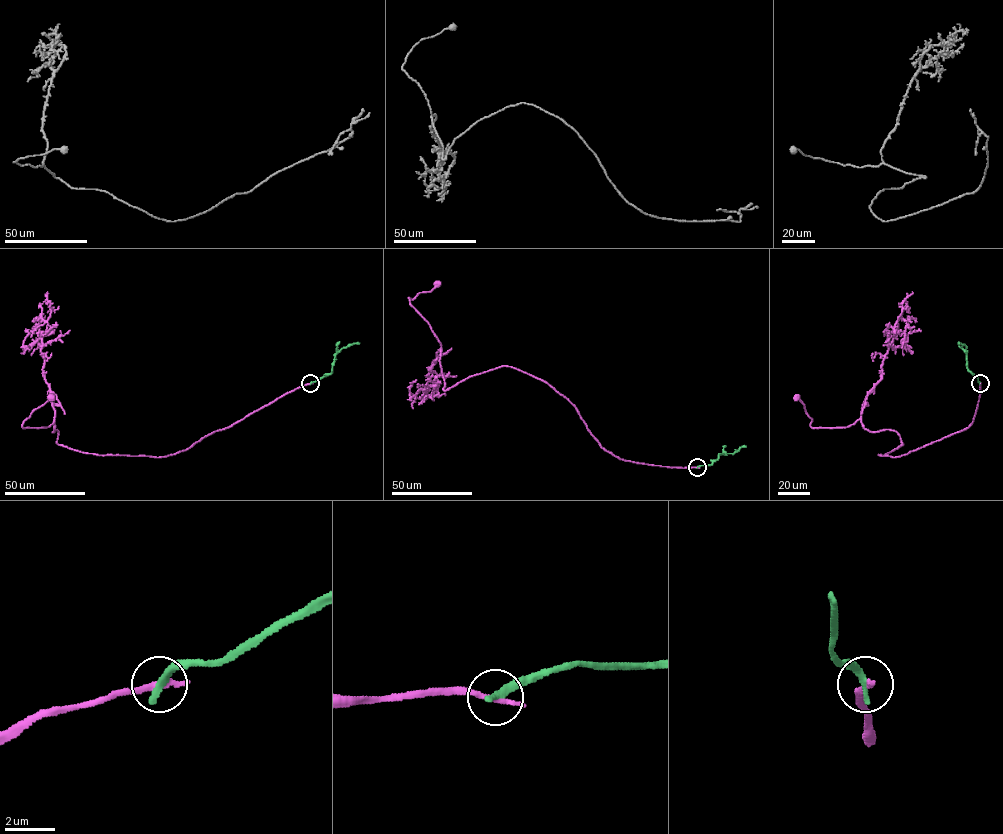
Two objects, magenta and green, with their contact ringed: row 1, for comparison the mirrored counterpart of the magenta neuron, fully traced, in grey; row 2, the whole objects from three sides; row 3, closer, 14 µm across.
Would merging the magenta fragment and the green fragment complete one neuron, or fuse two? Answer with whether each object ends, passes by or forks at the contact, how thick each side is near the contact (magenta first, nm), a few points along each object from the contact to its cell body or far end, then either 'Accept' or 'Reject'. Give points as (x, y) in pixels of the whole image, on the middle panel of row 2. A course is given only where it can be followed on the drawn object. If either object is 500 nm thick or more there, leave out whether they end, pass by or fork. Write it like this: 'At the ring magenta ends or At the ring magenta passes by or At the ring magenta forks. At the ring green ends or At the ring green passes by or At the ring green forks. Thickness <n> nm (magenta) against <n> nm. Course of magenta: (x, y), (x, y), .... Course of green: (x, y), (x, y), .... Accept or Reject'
At the ring magenta ends. At the ring green ends. Thickness 280 nm (magenta) against 320 nm. Course of magenta: (697, 467), (619, 458), (601, 447), (566, 398), (511, 367), (443, 389), (440, 343), (408, 299), (437, 284). Course of green: (697, 467), (710, 465), (719, 454), (733, 453), (746, 447). Reject

